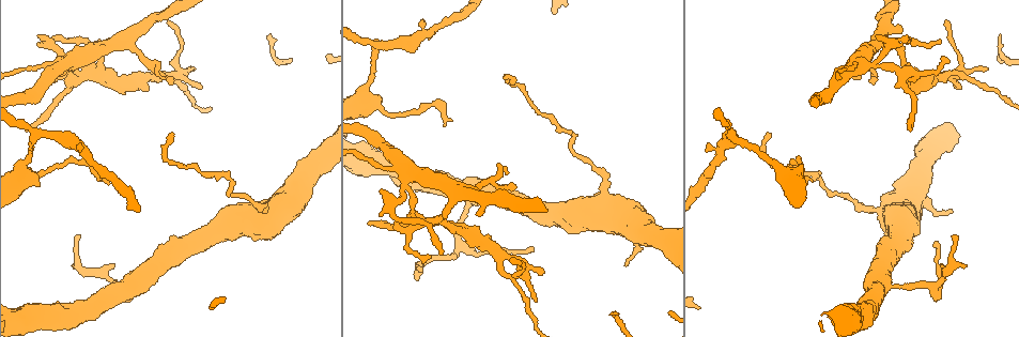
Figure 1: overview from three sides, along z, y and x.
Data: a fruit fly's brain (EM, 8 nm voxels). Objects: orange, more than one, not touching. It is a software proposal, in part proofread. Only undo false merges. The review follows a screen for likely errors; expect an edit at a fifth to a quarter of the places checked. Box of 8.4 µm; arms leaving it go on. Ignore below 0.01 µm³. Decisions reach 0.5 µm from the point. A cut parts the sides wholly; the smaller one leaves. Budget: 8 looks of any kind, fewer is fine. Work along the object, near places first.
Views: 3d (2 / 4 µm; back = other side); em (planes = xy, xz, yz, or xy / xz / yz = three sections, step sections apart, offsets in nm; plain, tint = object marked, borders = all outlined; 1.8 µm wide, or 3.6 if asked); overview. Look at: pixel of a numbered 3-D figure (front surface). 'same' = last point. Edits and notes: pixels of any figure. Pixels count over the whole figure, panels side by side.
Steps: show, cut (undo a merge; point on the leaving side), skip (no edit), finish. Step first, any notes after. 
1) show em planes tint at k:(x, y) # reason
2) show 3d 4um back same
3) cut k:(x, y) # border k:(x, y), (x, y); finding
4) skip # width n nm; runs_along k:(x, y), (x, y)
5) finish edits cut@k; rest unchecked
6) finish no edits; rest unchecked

show 3d 4um at 1:(263, 211) # calibre changes

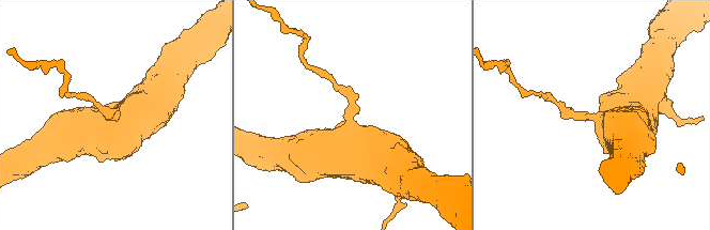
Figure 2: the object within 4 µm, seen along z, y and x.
show em planes borders at 2:(351, 129)

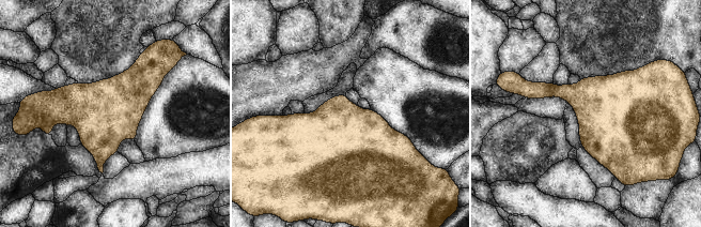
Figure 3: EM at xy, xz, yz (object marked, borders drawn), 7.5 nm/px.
cut 3:(539, 90) # border 3:(554, 85), (556, 95); a second neuron is stuck on

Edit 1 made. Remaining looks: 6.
show em planes tint at 1:(413, 215) # three arms meet

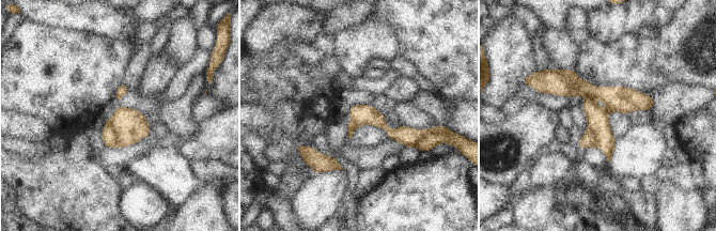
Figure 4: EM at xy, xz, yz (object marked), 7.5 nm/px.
cut 4:(109, 138) # width 160 nm; part_leaving 4:(541, 90), (581, 87), (650, 105); a second neuron is stuck on

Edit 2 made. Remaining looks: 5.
show overview # redraw

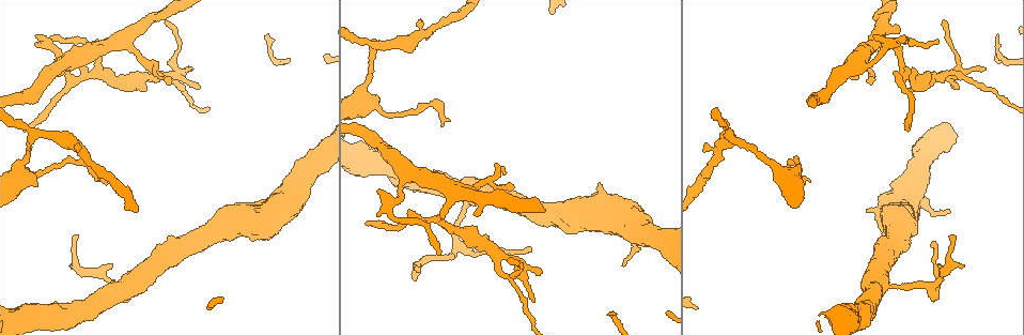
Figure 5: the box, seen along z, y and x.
show 3d 4um at 5:(961, 71) # a fork

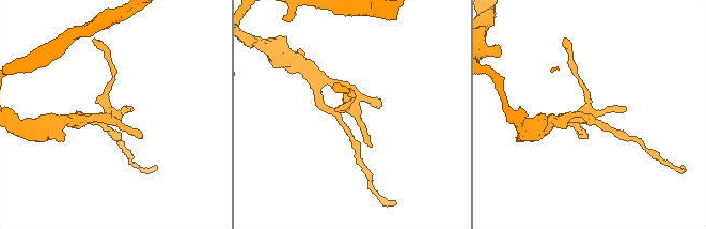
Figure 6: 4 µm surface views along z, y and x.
show em planes tint at 6:(587, 112)

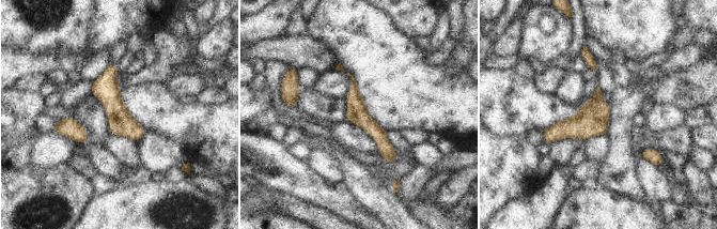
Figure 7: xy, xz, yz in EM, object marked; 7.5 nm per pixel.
skip # runs_along 7:(354, 85), (357, 112), (391, 159); continuous, no second neuron

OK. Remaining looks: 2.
show 3d 2um at 5:(49, 167) # thick turns thin

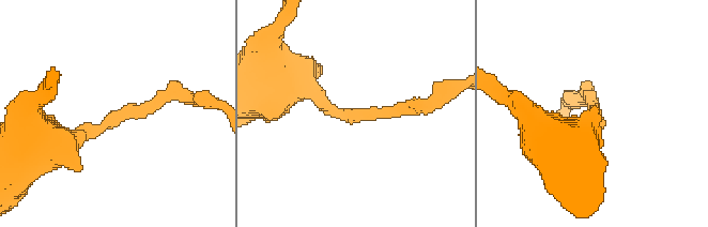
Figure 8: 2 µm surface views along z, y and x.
show em planes tint at 8:(116, 120)

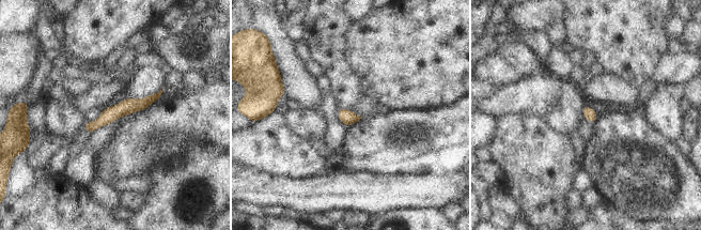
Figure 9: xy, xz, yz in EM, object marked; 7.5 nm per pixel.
skip # runs_along 9:(156, 95), (86, 127); all the same neuron

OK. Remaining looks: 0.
finish edits cut@3, cut@4; rest unchecked

